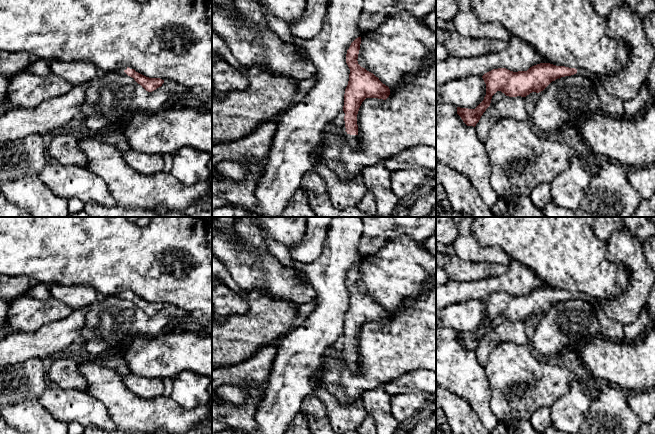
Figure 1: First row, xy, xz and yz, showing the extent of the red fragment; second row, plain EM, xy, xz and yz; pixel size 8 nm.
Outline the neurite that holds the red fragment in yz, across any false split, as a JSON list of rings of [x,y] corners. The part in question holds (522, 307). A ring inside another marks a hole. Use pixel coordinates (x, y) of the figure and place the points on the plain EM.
[[[540,287],[530,291],[527,295],[513,296],[506,292],[493,293],[482,300],[486,308],[484,324],[475,333],[457,331],[457,338],[467,350],[475,351],[490,330],[492,320],[497,315],[501,315],[509,321],[526,321],[532,316],[543,315],[558,302],[571,299],[584,300],[595,309],[599,308],[598,299],[577,290],[569,292],[550,287]]]

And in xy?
[[[122,291],[118,294],[121,299],[132,301],[138,308],[140,308],[146,315],[152,316],[161,311],[164,304],[160,302],[149,302],[138,296],[131,291]]]

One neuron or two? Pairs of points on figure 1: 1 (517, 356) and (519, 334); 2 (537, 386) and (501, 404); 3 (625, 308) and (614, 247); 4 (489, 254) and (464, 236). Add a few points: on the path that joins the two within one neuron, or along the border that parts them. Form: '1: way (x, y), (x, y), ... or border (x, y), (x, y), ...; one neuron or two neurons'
1: border (527, 344), (501, 342), (495, 348); two neurons
2: way (528, 388), (521, 388), (510, 399); one neuron
3: way (636, 293), (636, 269), (629, 262); one neuron
4: way (483, 253), (480, 253), (469, 242); one neuron

